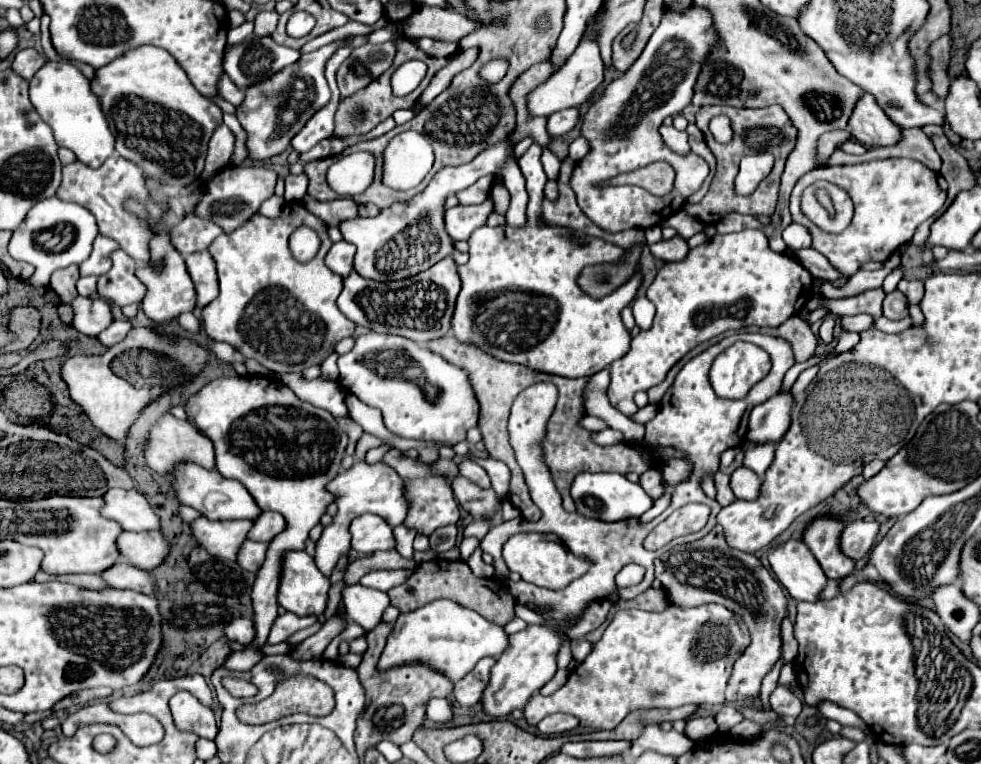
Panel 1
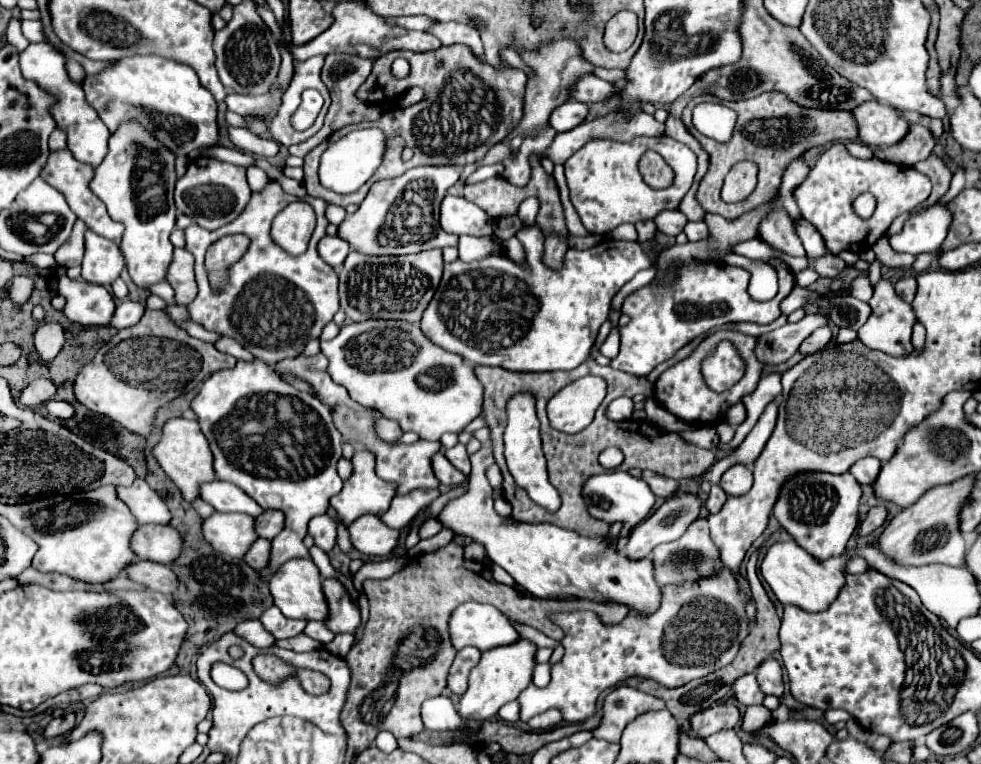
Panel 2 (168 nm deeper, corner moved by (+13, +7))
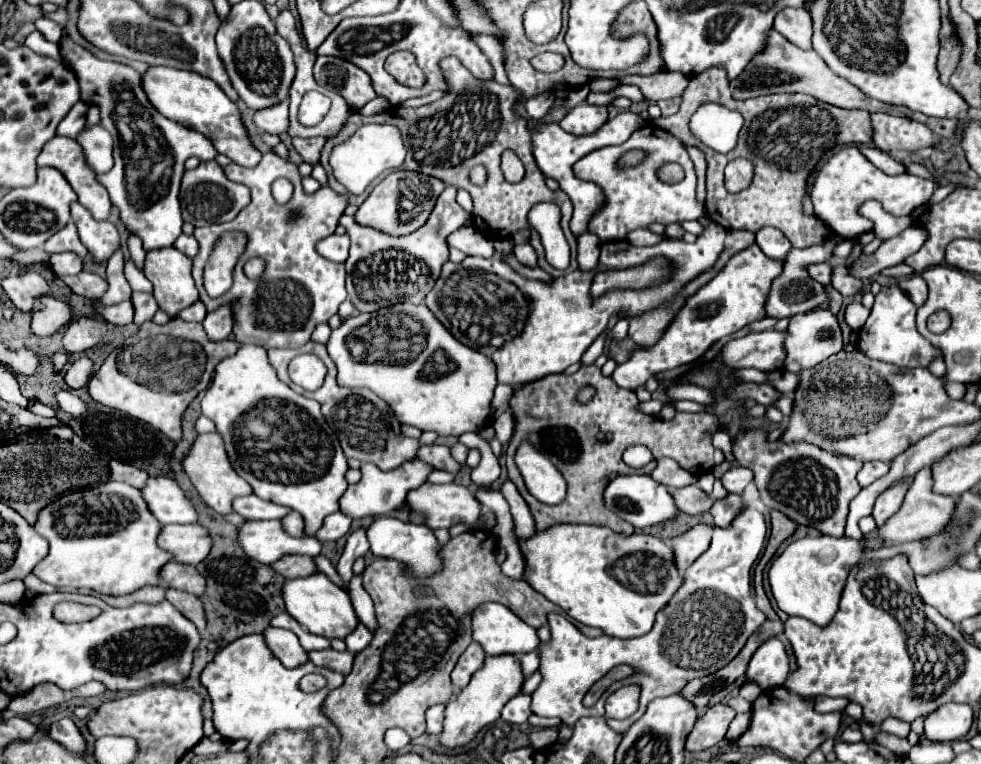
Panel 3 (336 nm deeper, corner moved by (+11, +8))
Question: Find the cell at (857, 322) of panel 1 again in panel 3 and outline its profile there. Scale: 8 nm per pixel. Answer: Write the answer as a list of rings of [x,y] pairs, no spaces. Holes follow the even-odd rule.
[[[763,331],[763,333],[749,333],[741,339],[729,341],[723,349],[723,363],[729,367],[753,367],[759,371],[775,371],[783,367],[785,359],[785,343],[787,331]]]

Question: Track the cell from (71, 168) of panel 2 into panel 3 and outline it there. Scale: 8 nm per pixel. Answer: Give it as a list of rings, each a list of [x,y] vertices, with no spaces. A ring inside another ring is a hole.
[[[53,137],[49,143],[45,143],[43,151],[39,153],[37,165],[39,167],[55,167],[55,169],[59,169],[65,175],[65,179],[69,181],[69,185],[73,187],[73,191],[77,193],[79,203],[83,207],[87,207],[97,221],[109,221],[109,217],[111,217],[111,201],[109,201],[109,195],[107,195],[105,187],[95,181],[95,173],[87,167],[85,157],[83,157],[83,151],[81,151],[81,147],[79,147],[79,143],[75,139],[69,139],[69,137]]]

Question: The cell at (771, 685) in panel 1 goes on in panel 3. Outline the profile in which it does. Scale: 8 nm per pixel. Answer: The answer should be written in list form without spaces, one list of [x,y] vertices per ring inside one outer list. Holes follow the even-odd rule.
[[[751,711],[737,714],[730,723],[729,729],[725,738],[728,740],[738,739],[749,727],[751,723]]]

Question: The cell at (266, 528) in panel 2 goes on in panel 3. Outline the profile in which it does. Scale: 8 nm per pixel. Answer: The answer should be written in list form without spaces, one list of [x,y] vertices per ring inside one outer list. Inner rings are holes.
[[[295,511],[287,513],[287,515],[281,519],[281,523],[283,523],[283,531],[287,531],[289,535],[293,535],[293,537],[303,537],[303,517],[301,517],[299,513],[295,513]]]

